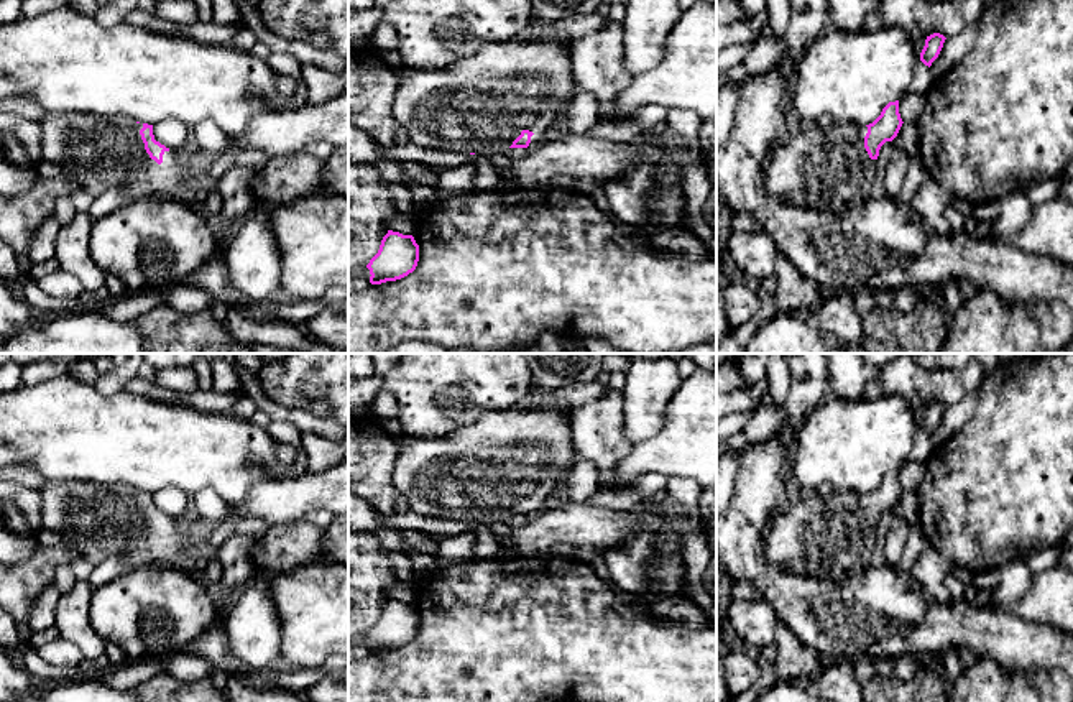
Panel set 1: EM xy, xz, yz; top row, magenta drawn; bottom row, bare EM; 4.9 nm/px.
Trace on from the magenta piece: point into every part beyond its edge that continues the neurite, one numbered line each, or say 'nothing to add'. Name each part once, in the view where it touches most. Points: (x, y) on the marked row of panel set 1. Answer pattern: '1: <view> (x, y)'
1: xy (97, 155)

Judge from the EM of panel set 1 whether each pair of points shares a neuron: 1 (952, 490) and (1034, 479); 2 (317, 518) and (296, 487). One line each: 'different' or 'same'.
1: same
2: different

